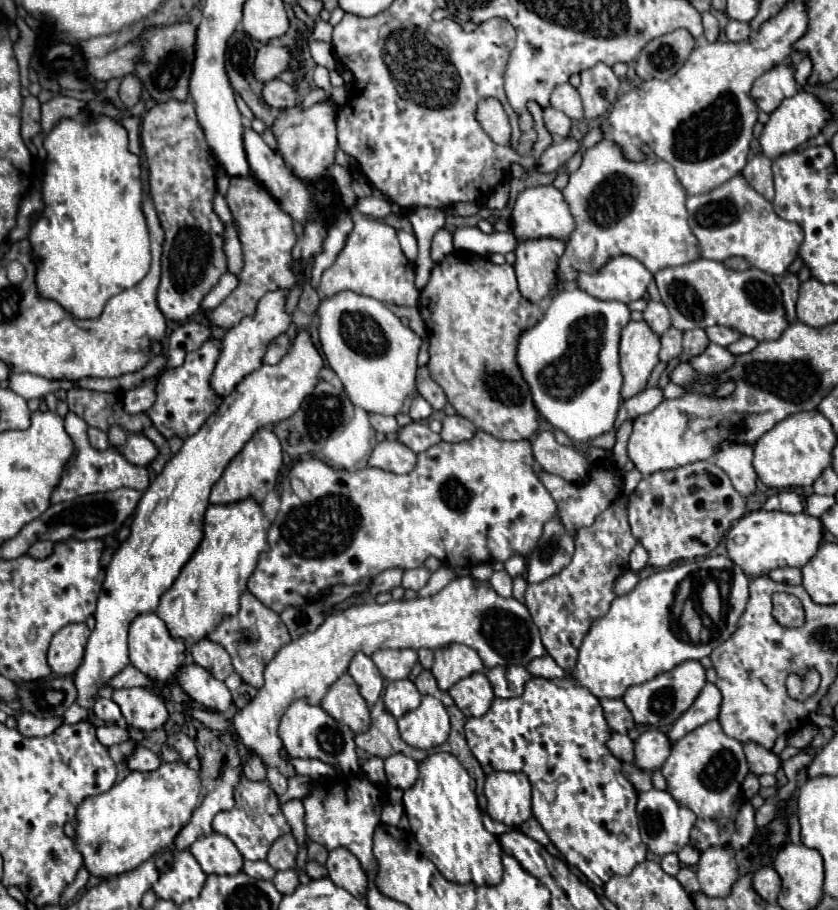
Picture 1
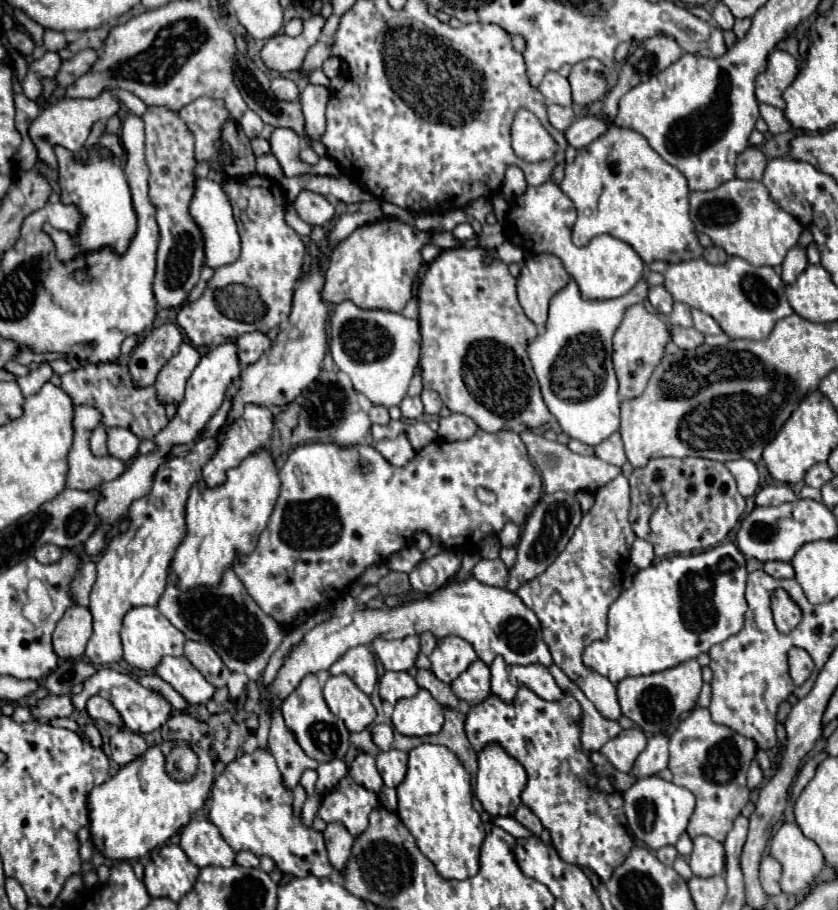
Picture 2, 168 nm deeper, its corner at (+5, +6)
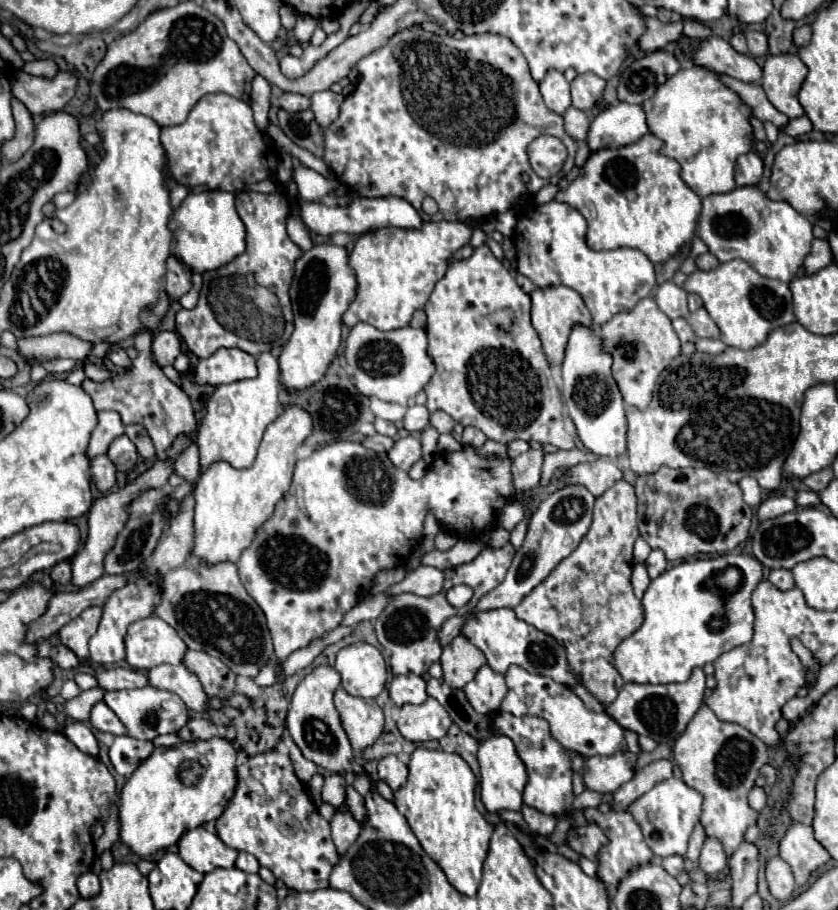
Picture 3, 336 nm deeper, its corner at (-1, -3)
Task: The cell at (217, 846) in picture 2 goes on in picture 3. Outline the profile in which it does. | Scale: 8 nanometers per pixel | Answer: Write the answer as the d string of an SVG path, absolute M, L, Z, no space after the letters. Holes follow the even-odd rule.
M203 826L185 832L179 842L179 856L201 874L211 872L213 868L233 868L237 850L221 842L217 834L207 832Z

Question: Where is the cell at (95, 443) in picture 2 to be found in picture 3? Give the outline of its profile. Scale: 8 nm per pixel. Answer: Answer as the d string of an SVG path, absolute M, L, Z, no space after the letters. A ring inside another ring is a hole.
M101 454L101 456L97 456L97 458L91 462L91 472L93 472L95 488L97 488L101 494L109 492L109 490L115 486L115 466L113 466L113 462L107 458L107 454Z

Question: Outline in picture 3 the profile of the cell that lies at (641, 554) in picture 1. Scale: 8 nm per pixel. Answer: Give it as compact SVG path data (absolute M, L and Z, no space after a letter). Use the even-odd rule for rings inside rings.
M653 550L653 552L649 554L649 558L645 560L645 564L647 564L649 576L651 576L651 578L657 578L659 574L663 574L663 572L667 570L667 564L669 564L669 562L667 562L663 550Z

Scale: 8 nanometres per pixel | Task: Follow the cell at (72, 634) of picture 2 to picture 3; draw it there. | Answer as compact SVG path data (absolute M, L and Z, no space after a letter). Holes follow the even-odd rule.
M91 606L83 610L79 618L71 620L67 626L63 626L63 630L59 630L61 642L67 648L71 648L79 658L87 658L89 656L87 642L97 632L99 620L101 620L101 606Z

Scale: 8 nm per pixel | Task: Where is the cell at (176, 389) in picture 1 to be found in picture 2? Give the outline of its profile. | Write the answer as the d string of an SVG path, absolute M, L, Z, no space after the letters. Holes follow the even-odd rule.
M185 341L179 353L167 361L167 365L161 369L155 381L157 399L163 405L169 405L169 403L179 405L183 401L185 383L191 377L193 369L197 367L199 359L201 359L201 353L189 341Z

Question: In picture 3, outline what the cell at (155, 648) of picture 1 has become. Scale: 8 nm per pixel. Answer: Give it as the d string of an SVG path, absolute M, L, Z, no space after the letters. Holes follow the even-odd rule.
M155 614L131 624L125 636L127 662L141 672L157 664L181 664L185 650L179 634Z

